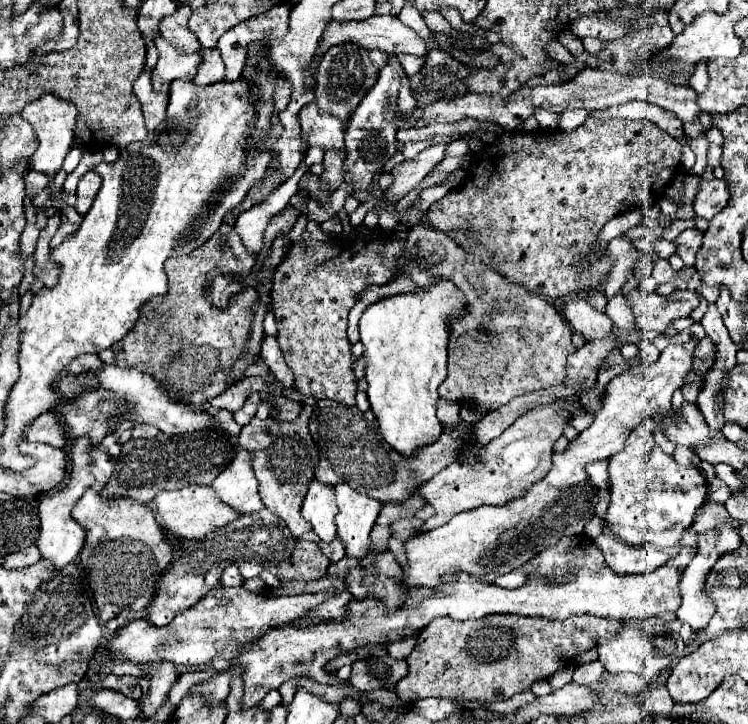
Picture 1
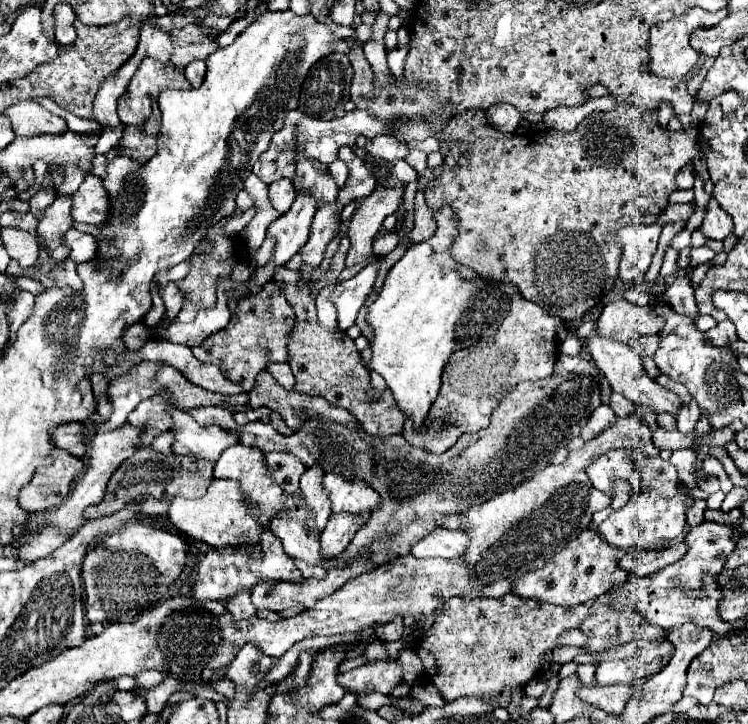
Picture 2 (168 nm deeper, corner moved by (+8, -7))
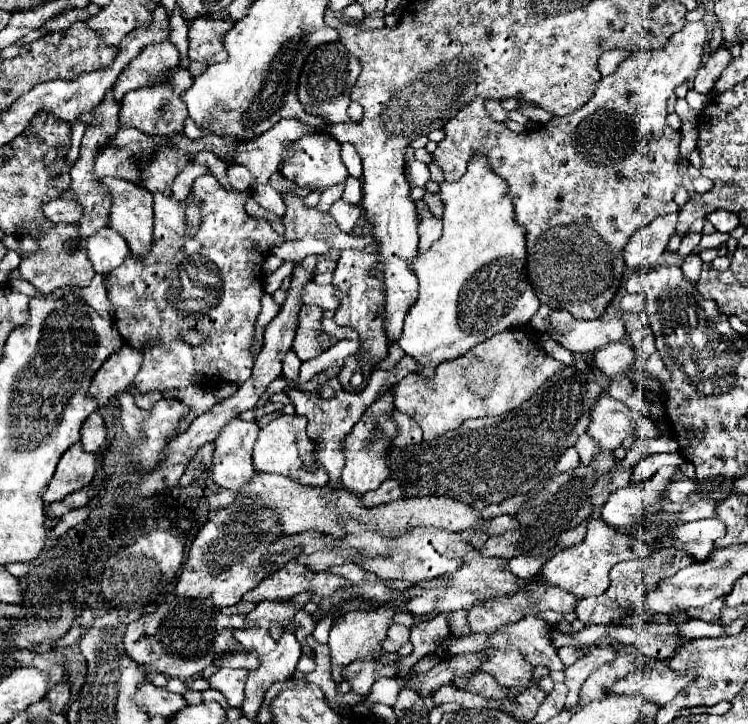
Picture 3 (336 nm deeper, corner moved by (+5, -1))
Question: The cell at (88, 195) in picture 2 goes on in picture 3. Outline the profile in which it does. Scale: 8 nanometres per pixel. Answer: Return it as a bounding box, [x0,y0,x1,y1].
[100,177,152,257]

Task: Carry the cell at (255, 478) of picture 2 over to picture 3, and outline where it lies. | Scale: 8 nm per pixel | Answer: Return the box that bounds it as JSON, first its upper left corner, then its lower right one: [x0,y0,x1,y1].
[252,415,326,485]

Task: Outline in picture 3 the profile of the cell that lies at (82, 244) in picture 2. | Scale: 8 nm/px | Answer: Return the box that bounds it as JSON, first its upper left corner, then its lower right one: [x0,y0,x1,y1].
[86,227,130,275]

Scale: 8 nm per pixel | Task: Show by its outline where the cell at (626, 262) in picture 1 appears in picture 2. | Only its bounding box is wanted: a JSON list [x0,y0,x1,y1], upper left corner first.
[617,223,663,283]

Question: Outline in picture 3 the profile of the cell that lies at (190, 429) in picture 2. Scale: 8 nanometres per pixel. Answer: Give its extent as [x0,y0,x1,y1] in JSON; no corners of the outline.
[212,419,260,489]

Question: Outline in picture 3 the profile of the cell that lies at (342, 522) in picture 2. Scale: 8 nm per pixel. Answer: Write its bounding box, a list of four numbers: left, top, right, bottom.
[360,481,402,507]

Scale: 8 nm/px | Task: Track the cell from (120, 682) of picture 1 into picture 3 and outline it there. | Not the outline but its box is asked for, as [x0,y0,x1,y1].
[206,667,246,707]

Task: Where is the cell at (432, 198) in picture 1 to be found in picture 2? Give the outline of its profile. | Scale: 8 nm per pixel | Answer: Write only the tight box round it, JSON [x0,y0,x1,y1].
[369,205,519,427]

